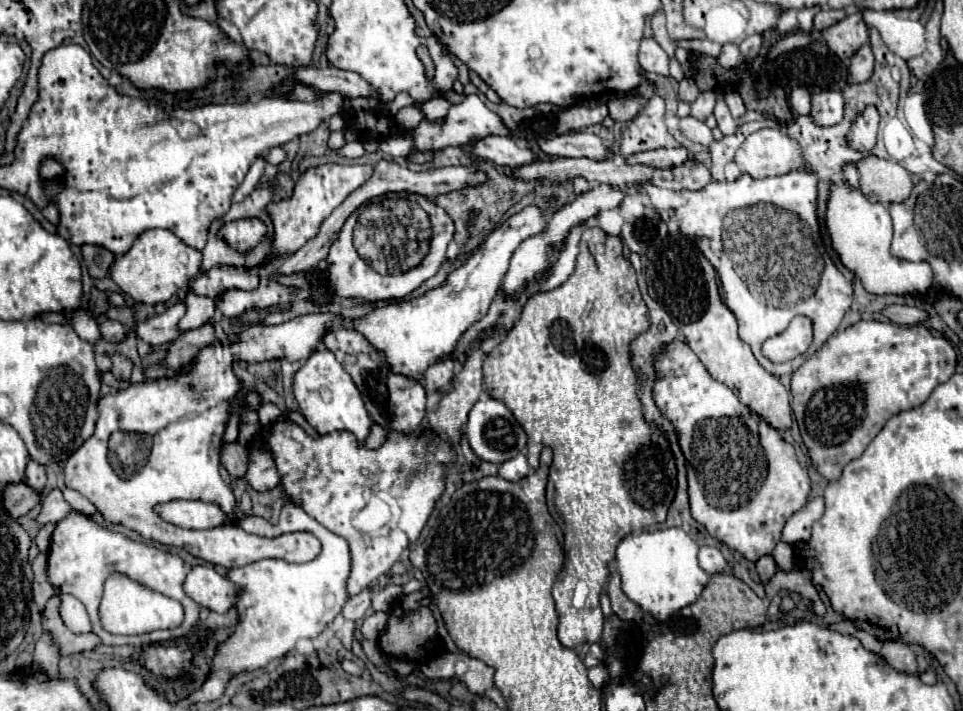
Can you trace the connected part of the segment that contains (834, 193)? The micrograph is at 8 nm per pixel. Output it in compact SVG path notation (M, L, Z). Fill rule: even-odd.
M847 182L829 186L825 226L831 236L831 246L839 254L841 264L851 270L871 294L903 294L919 296L931 288L933 272L927 262L907 262L891 256L893 224L887 208L881 202L871 202L859 188Z

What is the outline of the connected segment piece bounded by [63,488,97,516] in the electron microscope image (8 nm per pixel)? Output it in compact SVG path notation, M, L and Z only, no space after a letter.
M65 488L65 490L63 490L63 496L65 496L65 500L67 500L75 510L79 510L79 512L83 512L83 514L87 514L87 516L93 516L93 514L97 512L97 508L95 508L85 496L81 496L81 494L75 492L75 490Z

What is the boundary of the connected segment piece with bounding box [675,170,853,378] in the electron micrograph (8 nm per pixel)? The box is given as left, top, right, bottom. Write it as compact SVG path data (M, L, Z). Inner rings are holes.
M799 170L761 180L741 174L735 182L709 182L703 190L681 190L679 194L685 198L685 204L675 208L679 230L691 236L715 266L721 280L721 300L737 318L739 338L751 346L769 374L779 378L791 374L791 370L795 372L839 328L853 300L851 282L837 270L821 240L811 238L819 234L815 214L817 178ZM795 222L805 222L805 230ZM813 272L821 272L815 292ZM797 314L813 320L815 340L811 348L791 362L769 362L761 354L761 344L781 334Z

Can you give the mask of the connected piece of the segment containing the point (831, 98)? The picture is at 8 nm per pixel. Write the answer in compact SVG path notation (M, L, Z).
M825 90L813 96L811 116L819 126L833 126L843 120L843 94L837 90Z

